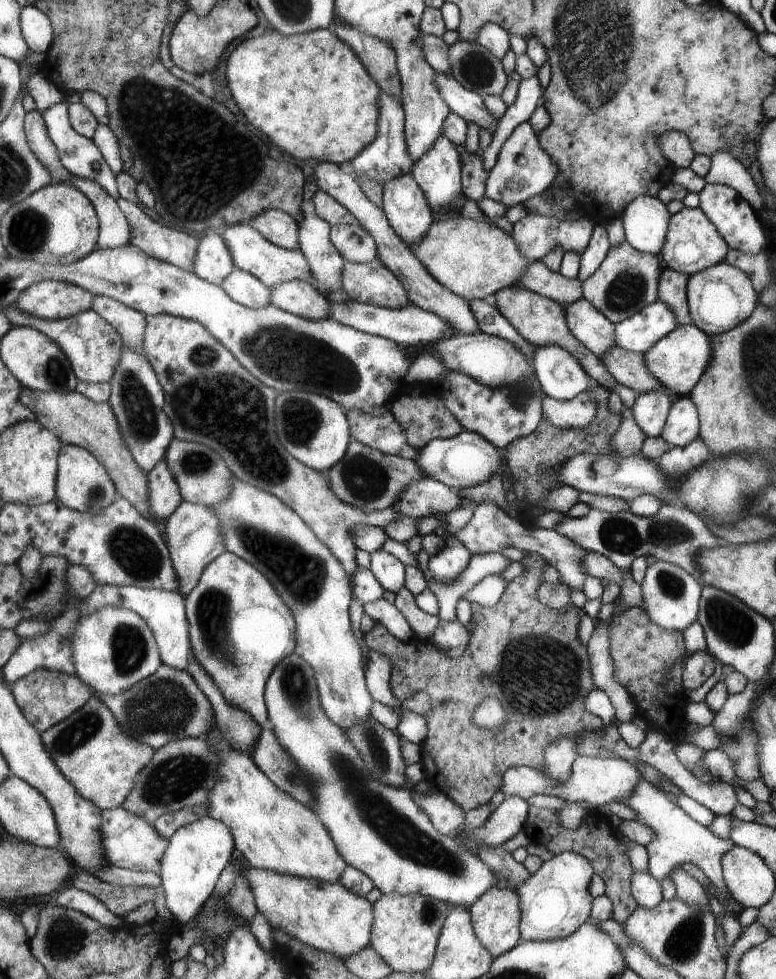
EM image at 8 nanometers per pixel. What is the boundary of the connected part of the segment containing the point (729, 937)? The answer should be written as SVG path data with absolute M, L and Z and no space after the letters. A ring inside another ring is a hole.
M640 776L640 782L638 782L634 794L628 800L624 800L622 804L632 808L636 812L636 820L648 826L655 835L652 841L645 847L649 854L648 868L658 882L661 882L665 876L668 876L674 866L691 862L698 866L698 868L701 868L708 877L708 880L720 890L718 892L720 896L717 899L722 904L724 914L722 914L722 920L720 920L719 924L722 925L724 938L726 938L727 942L724 947L726 954L730 946L734 944L734 940L740 936L743 928L738 922L738 915L730 910L730 904L728 904L728 898L726 898L730 894L723 877L721 864L722 856L734 848L736 844L730 838L722 840L722 838L714 836L708 830L708 827L692 819L682 808L672 803L662 790L658 790L657 786L652 784L648 778L644 778L644 776Z

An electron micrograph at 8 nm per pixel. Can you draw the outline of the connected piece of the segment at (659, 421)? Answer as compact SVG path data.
M664 389L642 392L632 408L636 424L648 437L661 436L673 403Z

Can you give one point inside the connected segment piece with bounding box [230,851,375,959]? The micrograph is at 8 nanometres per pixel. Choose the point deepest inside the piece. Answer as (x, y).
(325, 915)

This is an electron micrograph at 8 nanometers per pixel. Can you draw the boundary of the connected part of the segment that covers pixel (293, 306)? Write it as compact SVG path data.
M288 280L272 286L271 305L306 320L326 320L332 312L331 303L308 282Z

